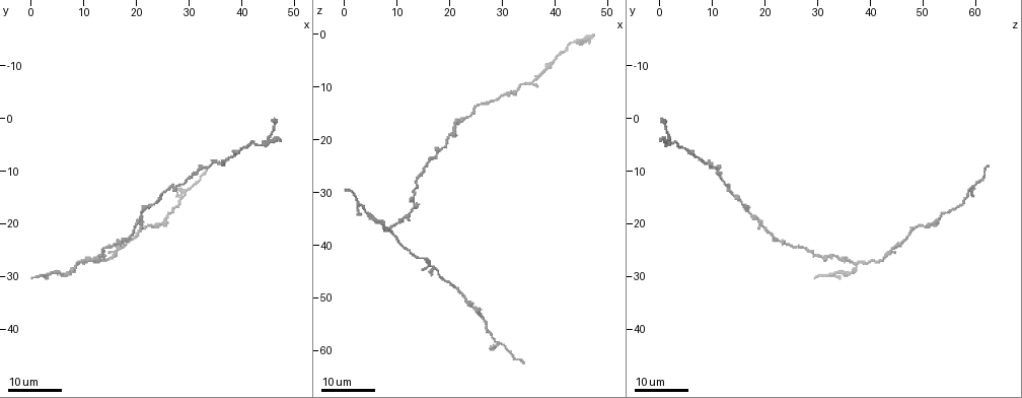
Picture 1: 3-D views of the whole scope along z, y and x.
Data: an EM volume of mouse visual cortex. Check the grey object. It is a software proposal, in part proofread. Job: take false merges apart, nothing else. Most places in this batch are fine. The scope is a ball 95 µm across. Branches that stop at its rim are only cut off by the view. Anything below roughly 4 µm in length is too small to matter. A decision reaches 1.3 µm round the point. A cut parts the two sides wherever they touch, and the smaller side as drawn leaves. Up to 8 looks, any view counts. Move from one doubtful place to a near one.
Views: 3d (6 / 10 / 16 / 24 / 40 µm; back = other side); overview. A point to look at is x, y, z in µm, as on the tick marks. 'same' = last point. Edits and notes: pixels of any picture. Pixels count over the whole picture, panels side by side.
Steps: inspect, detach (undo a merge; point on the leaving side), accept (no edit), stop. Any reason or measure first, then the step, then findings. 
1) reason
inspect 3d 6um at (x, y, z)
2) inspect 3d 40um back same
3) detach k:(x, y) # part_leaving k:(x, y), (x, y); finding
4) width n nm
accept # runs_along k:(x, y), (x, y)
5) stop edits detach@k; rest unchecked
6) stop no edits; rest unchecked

three-way junction
inspect 3d 24um at (36.5, 9.0, 9.0)

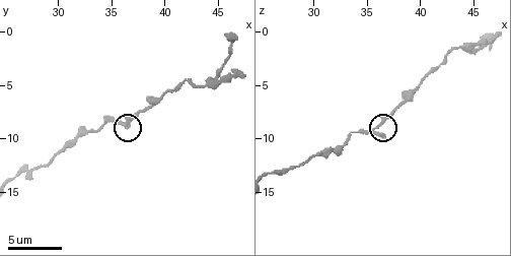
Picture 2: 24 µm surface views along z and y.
inspect 3d 10um at (36.4, 8.6, 8.6)

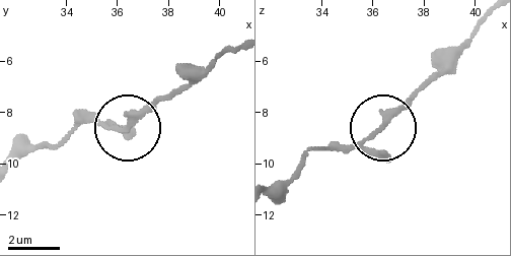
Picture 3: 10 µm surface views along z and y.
width 160 nm
accept # runs_along 3:(18, 158), (58, 145), (90, 124), (130, 128), (179, 86); continuous, no second cell

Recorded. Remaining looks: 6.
inspect 3d 10um at (30.4, 11.0, 11.4)

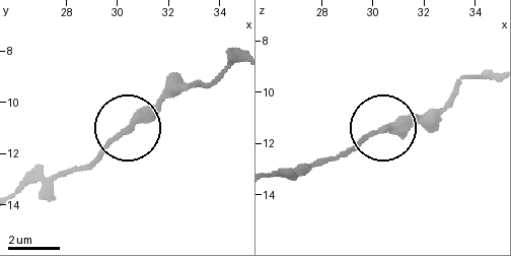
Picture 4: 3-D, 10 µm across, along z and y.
accept # runs_along 4:(277, 177), (336, 158), (374, 133), (431, 118); all the same cell

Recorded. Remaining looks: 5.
thick turns thin
inspect 3d 6um at (26.0, 13.4, 13.4)

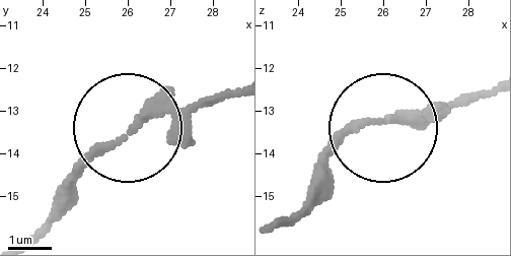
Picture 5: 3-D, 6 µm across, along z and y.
other side
inspect 3d 6um back at (26.25, 13.40, 13.20)

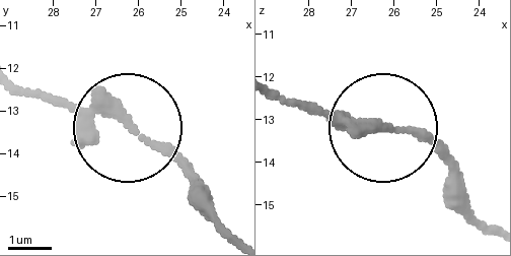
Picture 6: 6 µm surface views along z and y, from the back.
accept # runs_along 6:(226, 233), (193, 179), (139, 135), (18, 91); all the same cell

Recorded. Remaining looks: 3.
thick turns thin
inspect 3d 24um at (4.0, 29.0, 34.0)

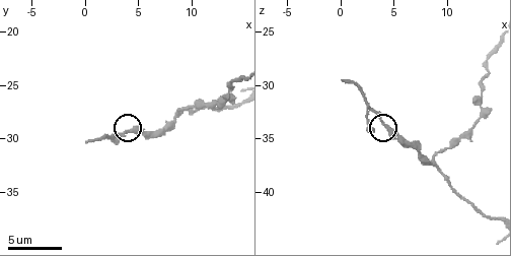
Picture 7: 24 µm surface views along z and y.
inspect 3d 10um at (4.4, 29.4, 34.0)

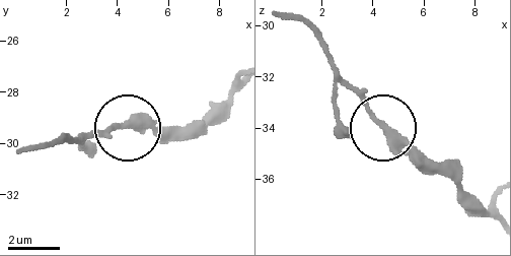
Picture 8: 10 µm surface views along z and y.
width 350 nm
accept # continuous, no second cell

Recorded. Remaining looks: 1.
stop no edits; rest unchecked

